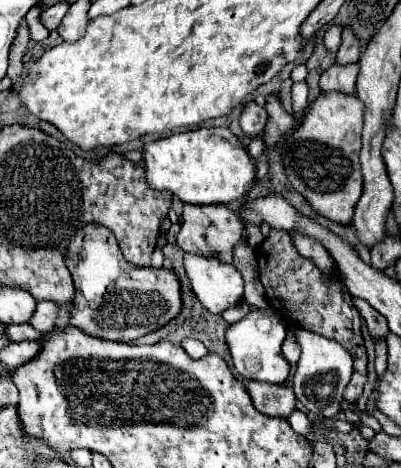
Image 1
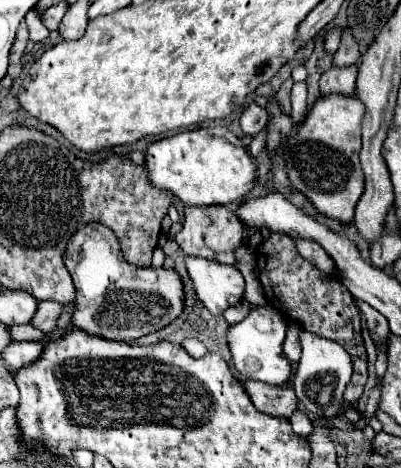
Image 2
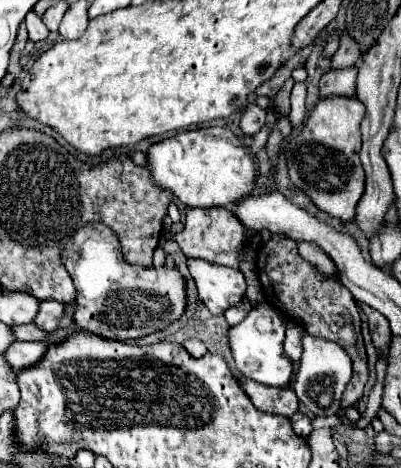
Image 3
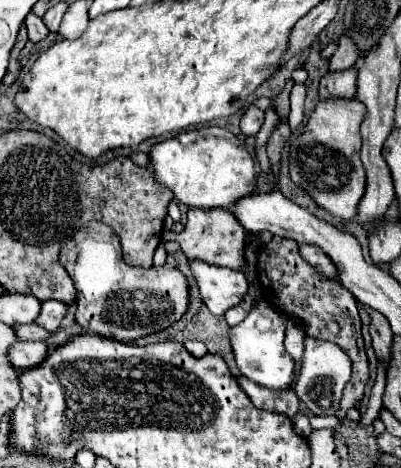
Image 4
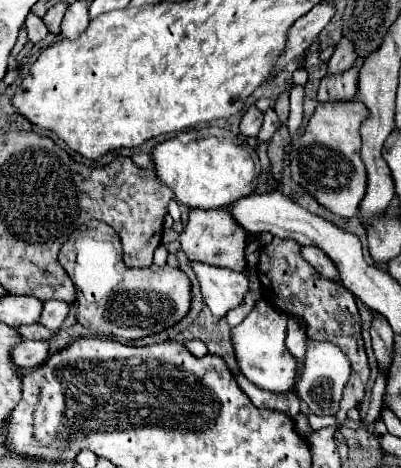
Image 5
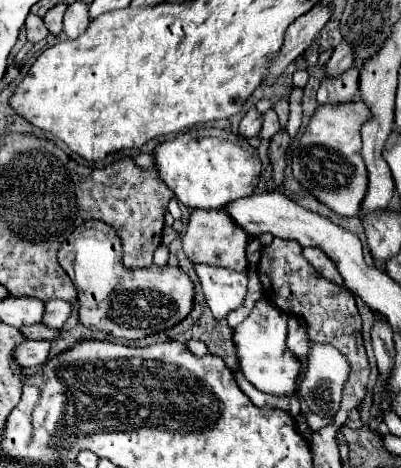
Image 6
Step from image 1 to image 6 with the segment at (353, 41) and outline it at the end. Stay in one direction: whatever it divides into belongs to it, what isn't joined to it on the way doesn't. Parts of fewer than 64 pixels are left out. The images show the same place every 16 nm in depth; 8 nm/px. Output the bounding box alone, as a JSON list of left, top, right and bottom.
[326,40,356,76]

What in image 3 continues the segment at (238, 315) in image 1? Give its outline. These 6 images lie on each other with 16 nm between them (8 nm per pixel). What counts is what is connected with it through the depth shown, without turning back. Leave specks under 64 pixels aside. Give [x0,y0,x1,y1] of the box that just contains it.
[224,298,252,326]

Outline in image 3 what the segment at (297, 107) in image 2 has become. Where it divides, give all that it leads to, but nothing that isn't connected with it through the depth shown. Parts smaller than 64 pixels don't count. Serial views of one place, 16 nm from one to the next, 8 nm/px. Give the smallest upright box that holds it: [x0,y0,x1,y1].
[290,82,306,128]

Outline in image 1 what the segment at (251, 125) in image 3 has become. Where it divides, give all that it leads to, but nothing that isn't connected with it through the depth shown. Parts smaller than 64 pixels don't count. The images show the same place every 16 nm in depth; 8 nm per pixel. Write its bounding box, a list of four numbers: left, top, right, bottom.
[240,102,266,136]

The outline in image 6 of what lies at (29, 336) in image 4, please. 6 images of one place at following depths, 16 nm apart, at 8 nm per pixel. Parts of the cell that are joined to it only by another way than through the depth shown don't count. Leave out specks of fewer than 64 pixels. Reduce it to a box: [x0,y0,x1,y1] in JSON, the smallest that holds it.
[20,324,60,340]

